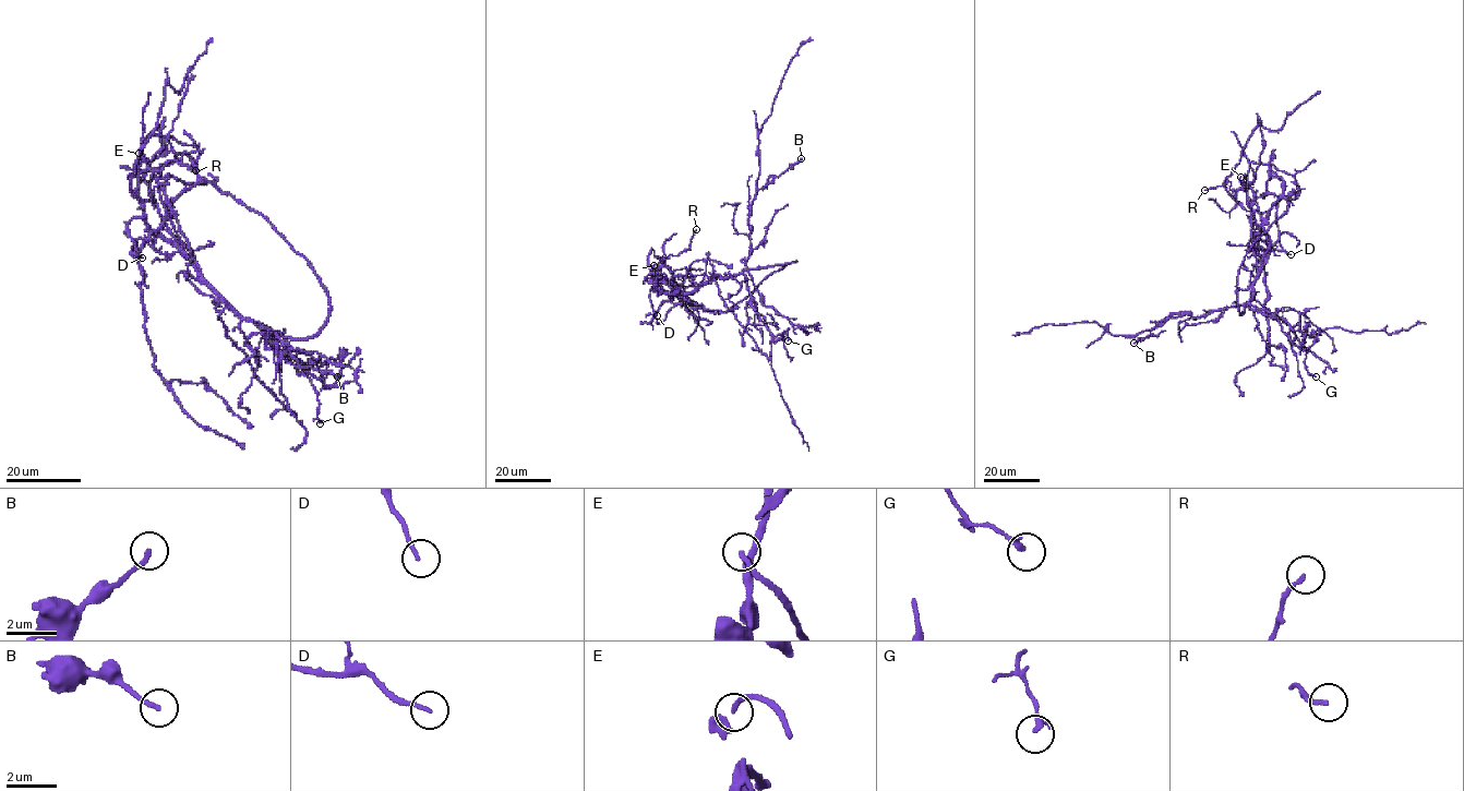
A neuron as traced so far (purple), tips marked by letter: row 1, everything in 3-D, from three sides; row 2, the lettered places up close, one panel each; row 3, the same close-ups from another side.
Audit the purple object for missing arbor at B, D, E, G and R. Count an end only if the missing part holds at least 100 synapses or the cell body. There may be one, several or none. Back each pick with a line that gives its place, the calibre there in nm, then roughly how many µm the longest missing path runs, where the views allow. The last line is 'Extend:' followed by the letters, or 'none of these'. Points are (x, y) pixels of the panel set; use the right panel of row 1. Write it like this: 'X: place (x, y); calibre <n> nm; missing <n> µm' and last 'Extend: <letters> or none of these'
E: place (1240, 177); calibre 190 nm; missing 60 µm
Extend: E

